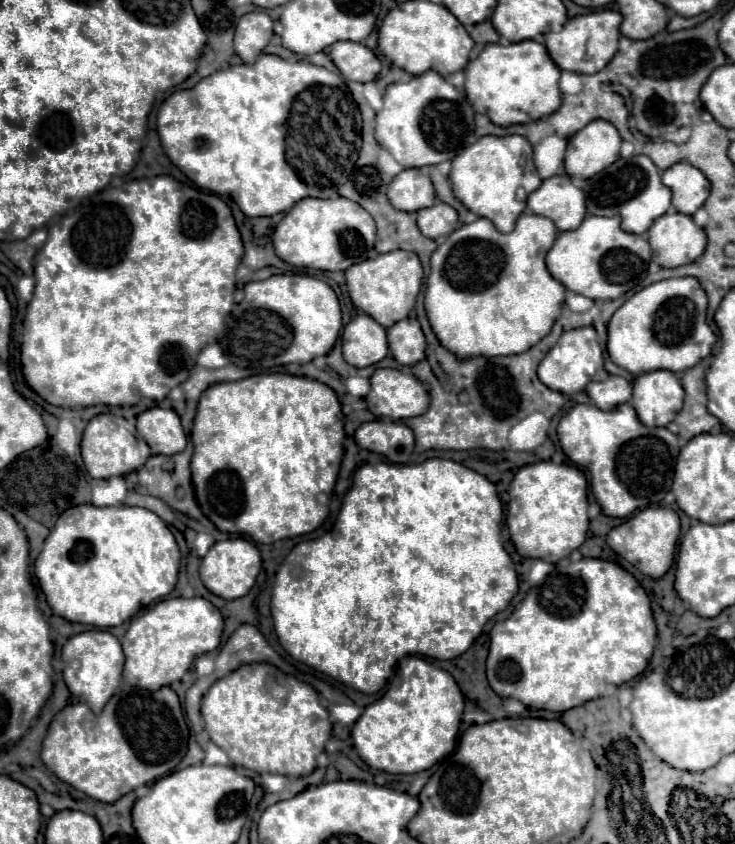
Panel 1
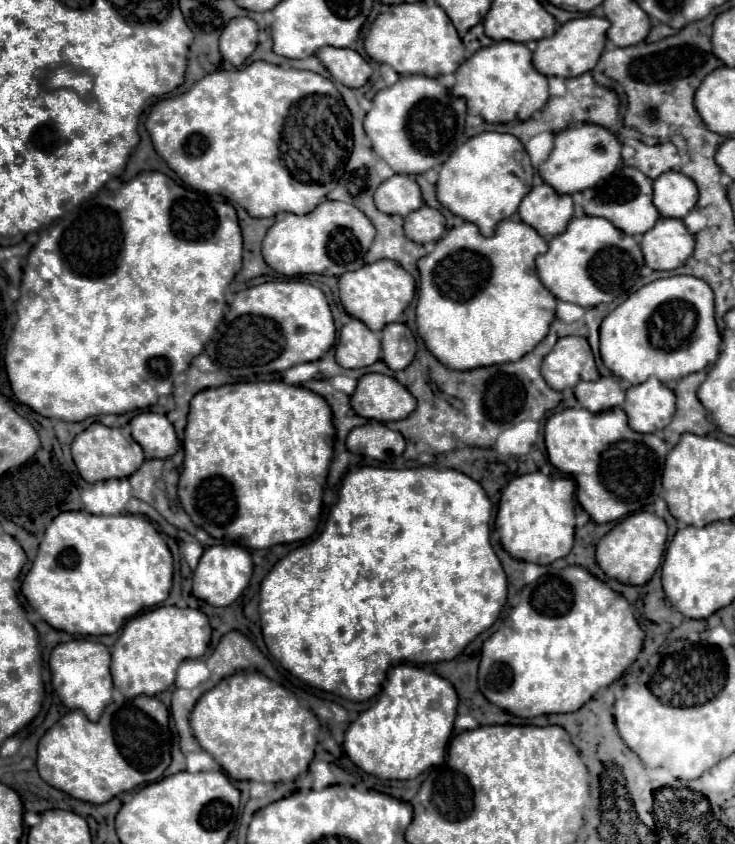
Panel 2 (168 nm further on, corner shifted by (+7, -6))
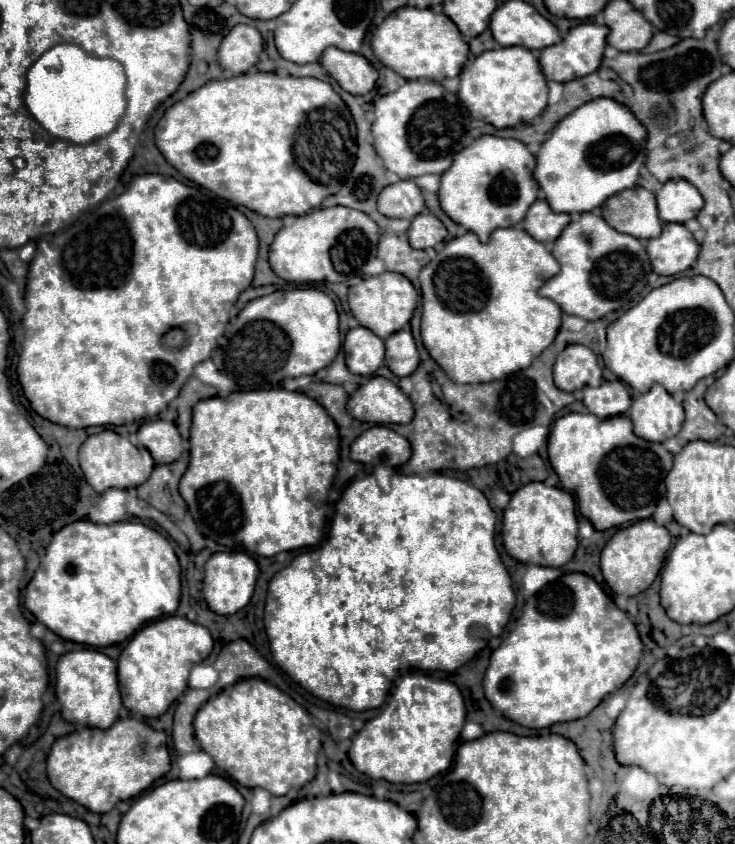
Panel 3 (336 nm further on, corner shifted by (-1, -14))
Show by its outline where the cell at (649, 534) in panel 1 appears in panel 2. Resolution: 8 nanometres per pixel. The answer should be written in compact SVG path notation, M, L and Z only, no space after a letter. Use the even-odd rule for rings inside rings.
M636 512L622 522L618 522L596 546L596 558L600 568L614 580L640 586L646 584L658 566L662 564L664 548L666 548L666 538L668 538L668 526L666 522L650 512Z

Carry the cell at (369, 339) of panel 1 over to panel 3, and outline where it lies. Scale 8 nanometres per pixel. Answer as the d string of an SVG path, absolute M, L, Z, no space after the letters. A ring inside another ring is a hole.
M352 328L344 338L344 356L352 374L370 376L384 364L384 340L370 328Z

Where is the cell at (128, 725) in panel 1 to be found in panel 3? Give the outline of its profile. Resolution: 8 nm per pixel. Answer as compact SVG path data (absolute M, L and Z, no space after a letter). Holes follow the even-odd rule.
M142 718L116 720L108 730L78 728L58 738L48 754L46 772L50 784L92 812L110 812L116 802L130 800L170 770L166 734L150 728Z

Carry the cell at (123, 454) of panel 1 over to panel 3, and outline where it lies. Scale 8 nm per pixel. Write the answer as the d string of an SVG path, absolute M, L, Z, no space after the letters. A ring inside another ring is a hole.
M114 430L92 434L80 446L80 468L86 482L96 492L104 492L108 488L136 488L149 478L154 466L155 462L148 450L134 446L128 438L116 434Z

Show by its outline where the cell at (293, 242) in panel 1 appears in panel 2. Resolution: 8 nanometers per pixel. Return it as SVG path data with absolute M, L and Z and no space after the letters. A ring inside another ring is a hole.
M324 200L318 204L318 208L310 214L298 216L292 213L280 213L276 215L274 226L266 232L266 238L262 242L262 256L270 268L284 276L298 276L298 274L326 274L326 276L340 276L350 270L358 270L364 266L364 256L374 240L374 226L370 220L352 204L346 202L332 202Z

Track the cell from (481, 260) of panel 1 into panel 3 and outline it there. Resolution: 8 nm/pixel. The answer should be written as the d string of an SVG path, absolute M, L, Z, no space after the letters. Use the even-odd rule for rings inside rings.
M496 228L486 244L472 232L450 240L420 272L422 342L430 356L458 384L492 382L528 368L554 342L560 328L562 310L554 300L538 294L540 286L554 274L558 274L554 256L522 228Z

